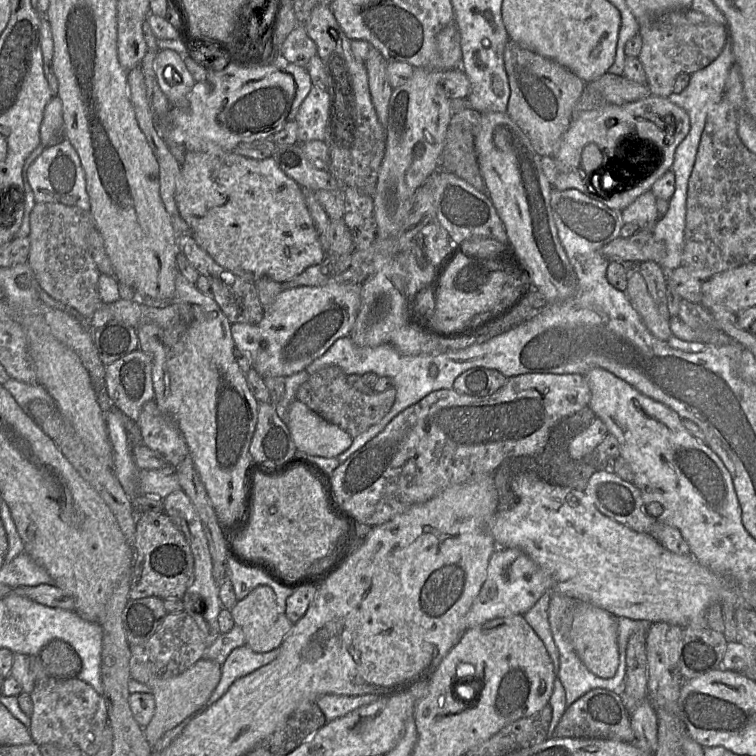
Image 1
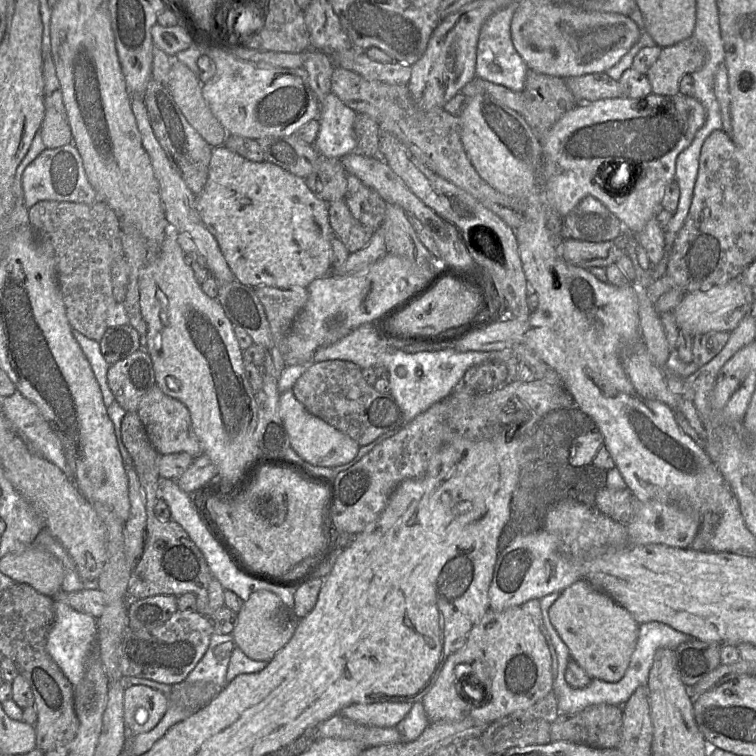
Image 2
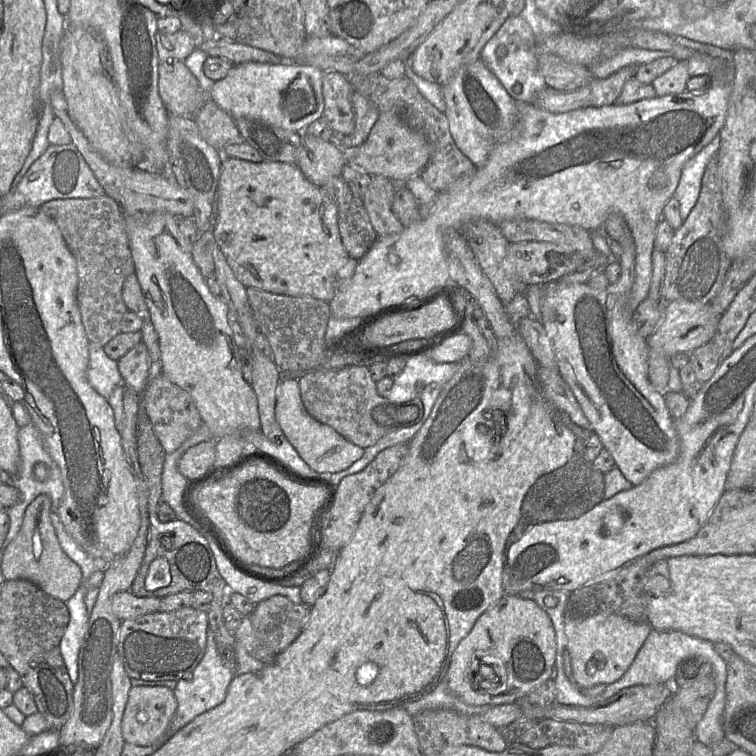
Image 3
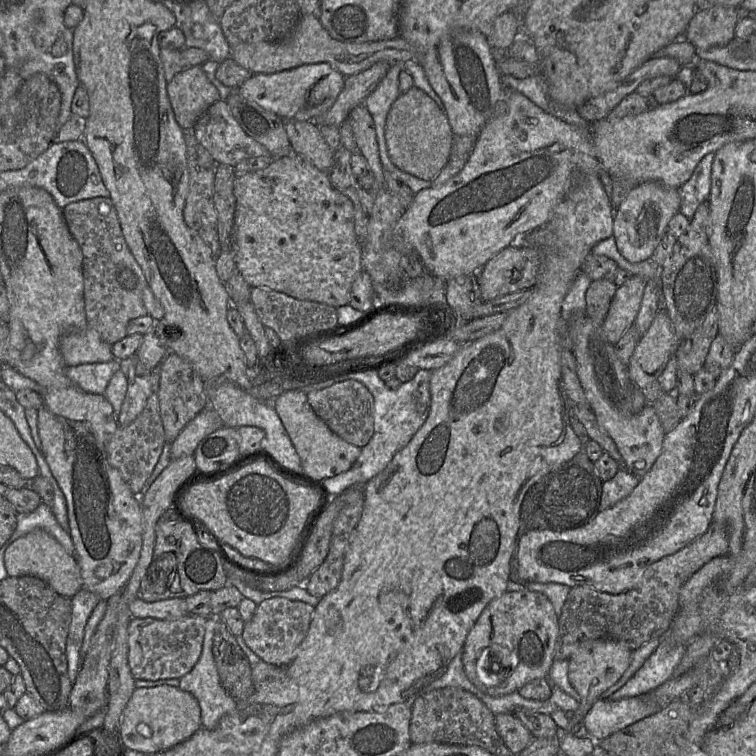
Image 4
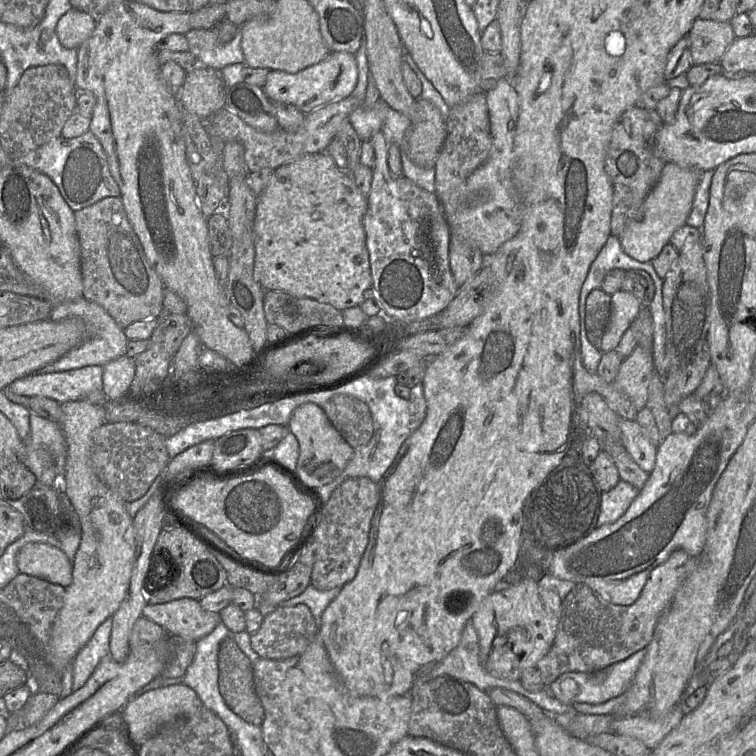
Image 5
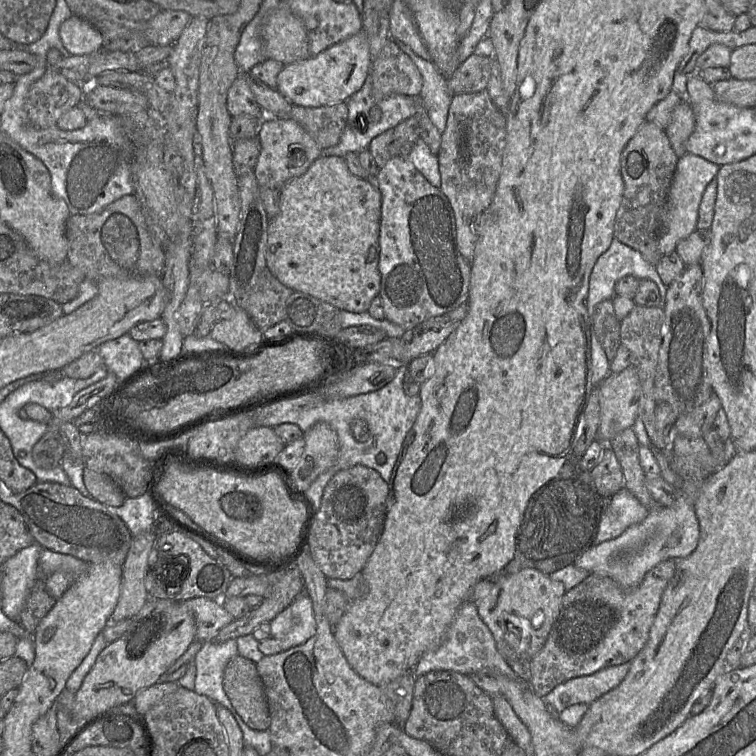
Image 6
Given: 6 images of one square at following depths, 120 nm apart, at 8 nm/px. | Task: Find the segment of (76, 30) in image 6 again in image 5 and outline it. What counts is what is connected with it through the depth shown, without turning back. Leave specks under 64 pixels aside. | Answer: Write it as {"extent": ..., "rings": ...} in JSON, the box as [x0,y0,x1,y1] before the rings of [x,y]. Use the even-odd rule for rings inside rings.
{"extent":[57,7,96,49],"rings":[[[72,7],[57,23],[58,39],[65,48],[78,49],[91,37],[96,24],[90,14]]]}

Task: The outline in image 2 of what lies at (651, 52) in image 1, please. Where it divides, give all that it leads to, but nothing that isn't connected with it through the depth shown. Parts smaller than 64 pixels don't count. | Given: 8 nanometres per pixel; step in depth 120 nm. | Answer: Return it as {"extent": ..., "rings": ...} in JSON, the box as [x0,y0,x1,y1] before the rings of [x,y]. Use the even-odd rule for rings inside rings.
{"extent":[647,36,706,96],"rings":[[[694,36],[662,48],[647,73],[652,93],[668,96],[678,94],[681,78],[701,69],[706,60],[706,49]]]}

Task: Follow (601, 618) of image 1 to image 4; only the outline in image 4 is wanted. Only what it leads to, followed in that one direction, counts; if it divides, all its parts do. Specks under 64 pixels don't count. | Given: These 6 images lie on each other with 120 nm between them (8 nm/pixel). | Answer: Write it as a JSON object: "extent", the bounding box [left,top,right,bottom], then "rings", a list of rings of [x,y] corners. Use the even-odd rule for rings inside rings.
{"extent":[568,638,632,721],"rings":[[[609,638],[586,640],[572,653],[569,661],[568,679],[581,696],[580,706],[575,711],[577,720],[584,721],[593,703],[613,686],[624,674],[630,664],[632,650],[624,644]]]}

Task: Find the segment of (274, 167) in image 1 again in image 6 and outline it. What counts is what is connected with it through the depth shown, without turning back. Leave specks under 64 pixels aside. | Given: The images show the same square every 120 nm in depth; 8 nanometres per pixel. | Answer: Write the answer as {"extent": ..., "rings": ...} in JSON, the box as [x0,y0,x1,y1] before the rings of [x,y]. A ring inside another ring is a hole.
{"extent":[266,155,382,311],"rings":[[[321,155],[303,175],[285,183],[279,197],[279,213],[269,219],[266,267],[295,292],[309,294],[341,310],[368,311],[381,284],[378,265],[382,197],[372,179],[353,175],[343,157]]]}

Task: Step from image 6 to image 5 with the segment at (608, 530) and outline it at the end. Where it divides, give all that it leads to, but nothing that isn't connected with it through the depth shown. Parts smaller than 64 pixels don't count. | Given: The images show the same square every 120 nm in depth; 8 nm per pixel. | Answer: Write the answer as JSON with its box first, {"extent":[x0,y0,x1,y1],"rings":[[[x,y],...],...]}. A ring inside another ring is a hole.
{"extent":[597,479,639,526],"rings":[[[621,479],[611,490],[602,492],[597,526],[613,523],[619,519],[638,495],[639,490]]]}

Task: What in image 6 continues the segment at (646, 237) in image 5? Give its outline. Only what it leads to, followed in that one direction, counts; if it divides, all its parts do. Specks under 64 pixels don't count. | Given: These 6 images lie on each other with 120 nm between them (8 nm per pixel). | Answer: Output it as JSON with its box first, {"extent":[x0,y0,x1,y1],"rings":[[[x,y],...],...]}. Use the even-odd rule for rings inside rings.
{"extent":[658,153,720,255],"rings":[[[687,153],[680,157],[669,190],[667,203],[661,219],[658,249],[662,255],[676,250],[677,244],[697,230],[699,205],[711,180],[716,178],[720,166],[698,155]]]}

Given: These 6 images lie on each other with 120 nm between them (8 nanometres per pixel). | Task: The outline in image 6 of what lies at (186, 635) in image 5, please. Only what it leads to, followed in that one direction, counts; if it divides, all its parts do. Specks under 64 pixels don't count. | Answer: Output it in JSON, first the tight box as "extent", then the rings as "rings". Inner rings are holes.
{"extent":[178,597,234,641],"rings":[[[196,597],[178,602],[185,605],[194,616],[197,628],[196,641],[210,641],[222,628],[234,620],[220,600]]]}

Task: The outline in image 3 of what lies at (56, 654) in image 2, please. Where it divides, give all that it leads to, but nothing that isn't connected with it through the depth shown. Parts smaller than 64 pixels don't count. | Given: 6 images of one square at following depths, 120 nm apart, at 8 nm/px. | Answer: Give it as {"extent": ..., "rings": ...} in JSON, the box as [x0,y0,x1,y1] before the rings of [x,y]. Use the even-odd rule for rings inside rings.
{"extent":[60,570,103,685],"rings":[[[96,570],[85,582],[82,579],[77,591],[65,602],[69,611],[69,622],[60,641],[60,652],[74,685],[78,681],[79,650],[90,619],[85,605],[85,596],[89,588],[99,589],[103,576],[103,570]]]}

